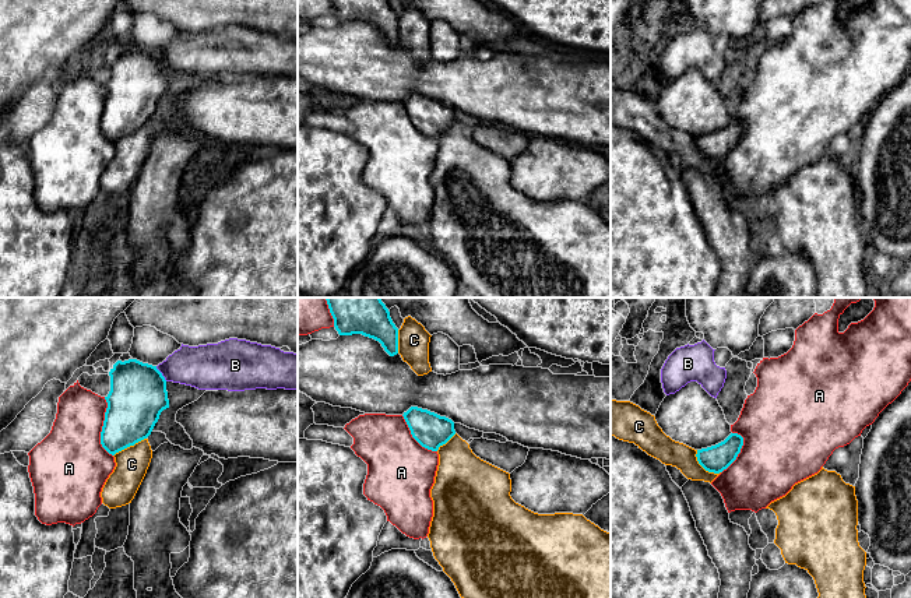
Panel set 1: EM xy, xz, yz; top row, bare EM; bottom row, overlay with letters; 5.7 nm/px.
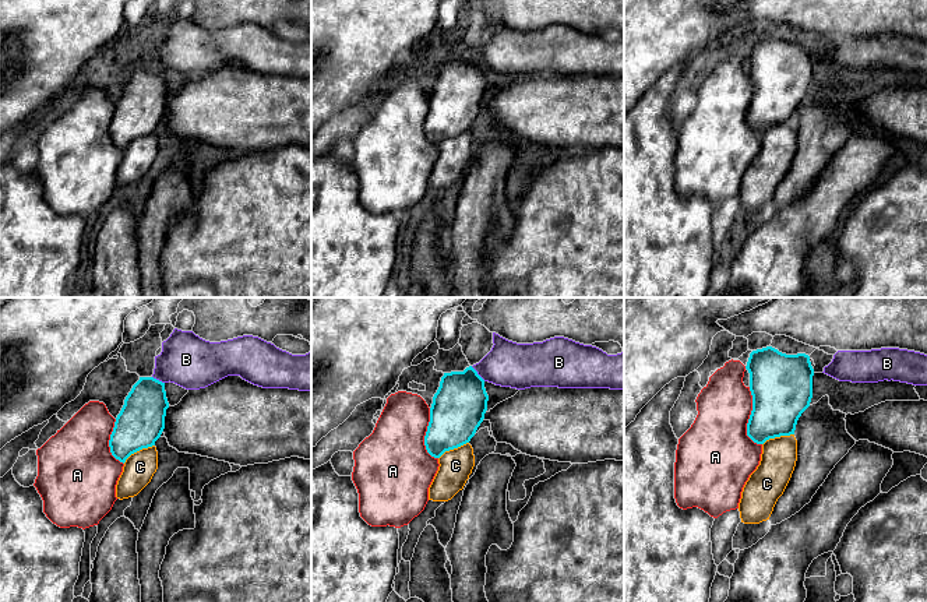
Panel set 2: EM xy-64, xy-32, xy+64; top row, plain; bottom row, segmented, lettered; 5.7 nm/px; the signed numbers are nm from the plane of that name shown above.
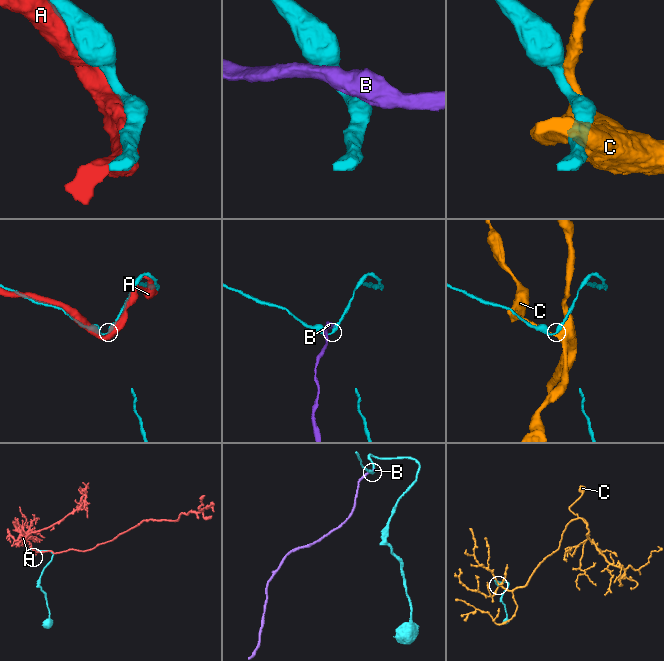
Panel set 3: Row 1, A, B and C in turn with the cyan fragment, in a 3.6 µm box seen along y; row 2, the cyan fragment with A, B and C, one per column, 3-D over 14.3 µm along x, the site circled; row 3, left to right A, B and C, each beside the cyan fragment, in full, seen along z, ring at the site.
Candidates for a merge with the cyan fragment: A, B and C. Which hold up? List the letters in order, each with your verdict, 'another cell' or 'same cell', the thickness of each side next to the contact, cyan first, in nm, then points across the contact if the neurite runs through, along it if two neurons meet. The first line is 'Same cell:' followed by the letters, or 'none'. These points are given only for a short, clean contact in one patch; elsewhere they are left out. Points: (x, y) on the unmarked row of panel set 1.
Same cell: A
A: same cell; 320 nm thick on the cyan side, 380 nm on the other
B: another cell; 320 nm thick on the cyan side, 240 nm on the other
C: another cell; 160 nm thick on the cyan side, 150 nm on the other

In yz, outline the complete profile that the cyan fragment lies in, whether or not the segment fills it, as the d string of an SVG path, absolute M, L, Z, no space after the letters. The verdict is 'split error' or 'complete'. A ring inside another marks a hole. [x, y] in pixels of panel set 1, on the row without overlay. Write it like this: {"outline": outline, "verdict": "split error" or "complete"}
{"outline": "M815 0L808 8L795 17L792 35L778 45L763 45L756 56L757 74L748 82L738 108L731 112L731 122L721 130L697 137L699 151L708 159L718 163L711 172L721 180L728 200L735 197L752 197L757 200L771 189L785 183L795 170L817 161L833 138L850 131L862 117L872 112L879 101L891 91L911 68L911 0L869 0L863 7L851 10L844 20L838 18L838 6L843 0Z", "verdict": "split error"}

